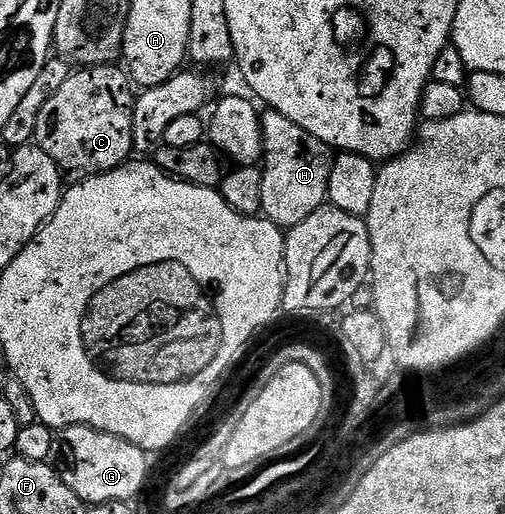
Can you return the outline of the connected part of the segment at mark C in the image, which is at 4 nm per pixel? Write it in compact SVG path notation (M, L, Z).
M116 64L91 65L70 72L67 83L43 103L35 143L66 174L106 173L126 164L134 152L131 123L135 89L124 68Z

